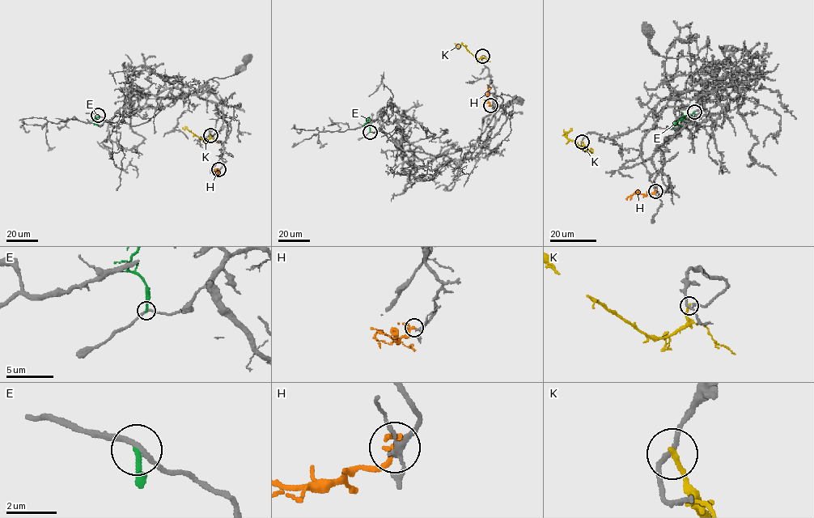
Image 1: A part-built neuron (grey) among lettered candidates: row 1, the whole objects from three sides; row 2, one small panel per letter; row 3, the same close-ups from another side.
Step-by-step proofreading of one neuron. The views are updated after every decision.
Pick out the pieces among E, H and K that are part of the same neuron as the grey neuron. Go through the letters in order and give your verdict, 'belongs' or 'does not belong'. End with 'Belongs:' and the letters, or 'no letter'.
E: does not belong
H: does not belong
K: does not belong
Belongs: no letter

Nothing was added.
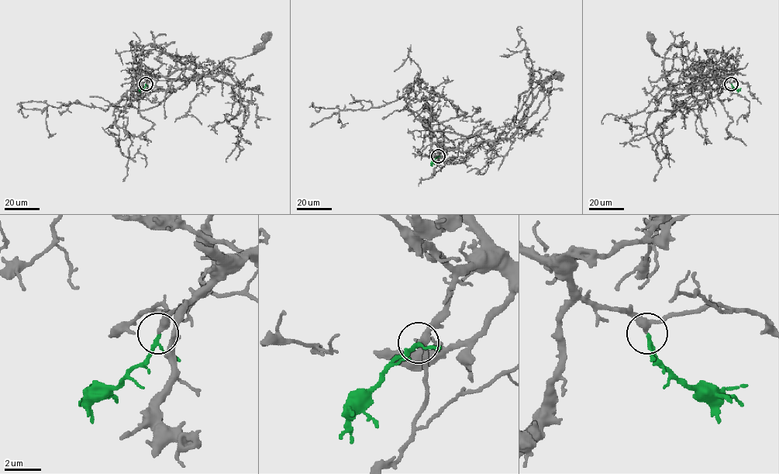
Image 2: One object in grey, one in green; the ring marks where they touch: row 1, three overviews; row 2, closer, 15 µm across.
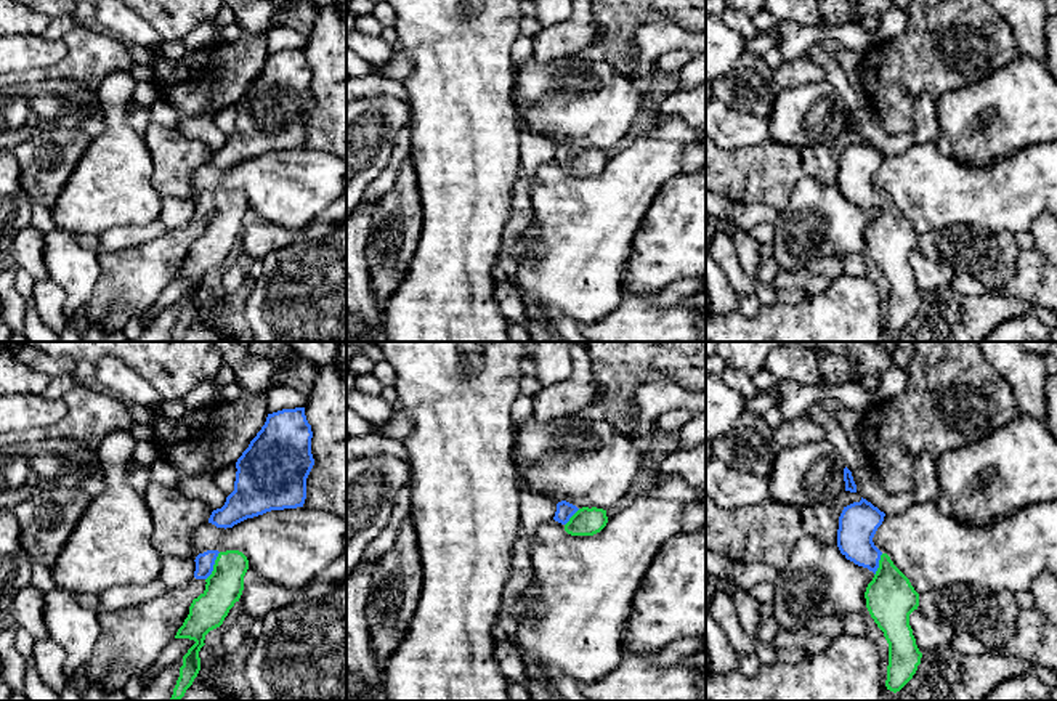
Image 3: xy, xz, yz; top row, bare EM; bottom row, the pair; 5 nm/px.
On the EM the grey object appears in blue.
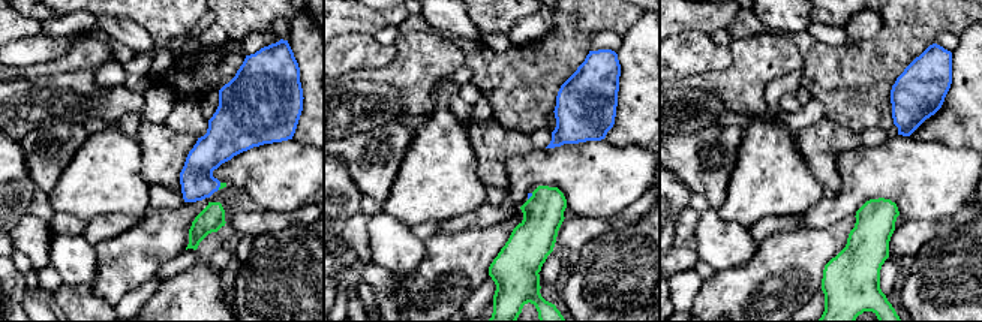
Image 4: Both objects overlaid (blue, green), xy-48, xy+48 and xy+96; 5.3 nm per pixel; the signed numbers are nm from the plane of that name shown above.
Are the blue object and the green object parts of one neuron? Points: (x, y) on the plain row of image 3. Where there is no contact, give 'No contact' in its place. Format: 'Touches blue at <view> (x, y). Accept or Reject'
Touches blue at xy (212, 207). Accept

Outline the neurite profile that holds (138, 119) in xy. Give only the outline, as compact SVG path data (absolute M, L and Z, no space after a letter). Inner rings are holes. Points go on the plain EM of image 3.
M133 109L127 114L127 120L130 127L143 136L146 133L149 122L149 111L146 109Z

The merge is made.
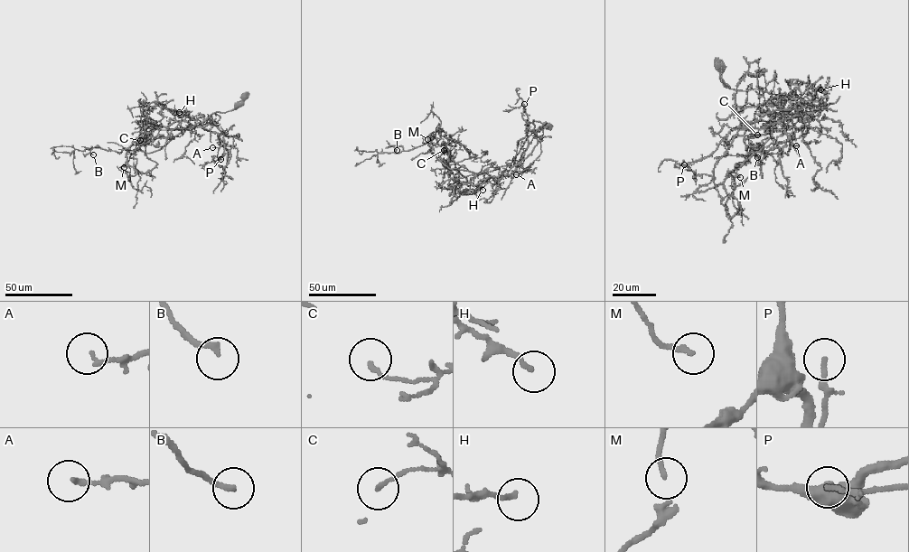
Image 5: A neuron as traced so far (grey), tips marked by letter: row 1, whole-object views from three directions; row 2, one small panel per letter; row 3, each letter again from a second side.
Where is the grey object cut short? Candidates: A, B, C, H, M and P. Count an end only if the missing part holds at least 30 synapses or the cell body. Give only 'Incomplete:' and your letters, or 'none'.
Incomplete: P

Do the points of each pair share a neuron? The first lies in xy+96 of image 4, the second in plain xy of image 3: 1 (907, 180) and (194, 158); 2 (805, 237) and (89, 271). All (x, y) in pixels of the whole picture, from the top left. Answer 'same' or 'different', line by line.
1: different
2: different

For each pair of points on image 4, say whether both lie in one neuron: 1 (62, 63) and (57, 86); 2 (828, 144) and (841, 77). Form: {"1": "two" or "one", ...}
{"1": "two", "2": "two"}

